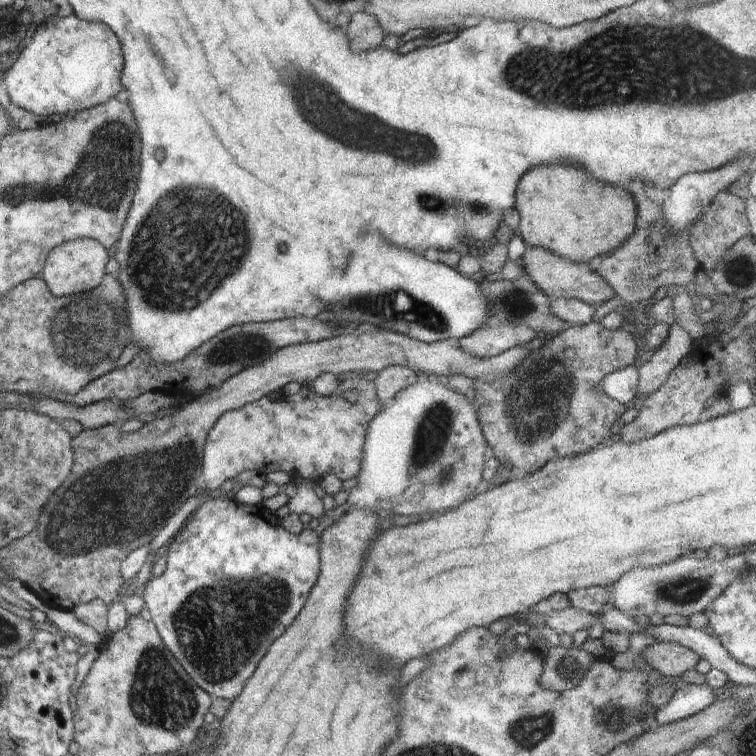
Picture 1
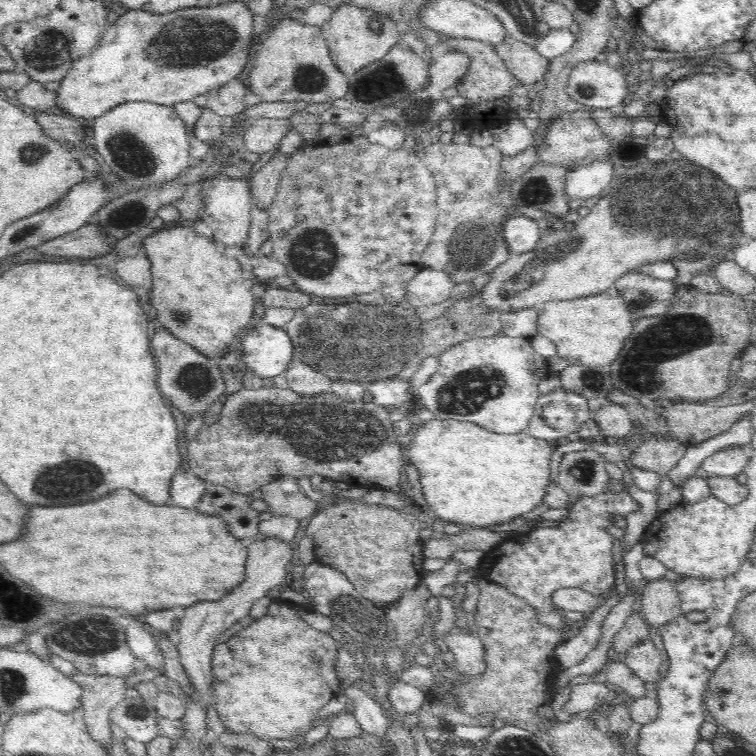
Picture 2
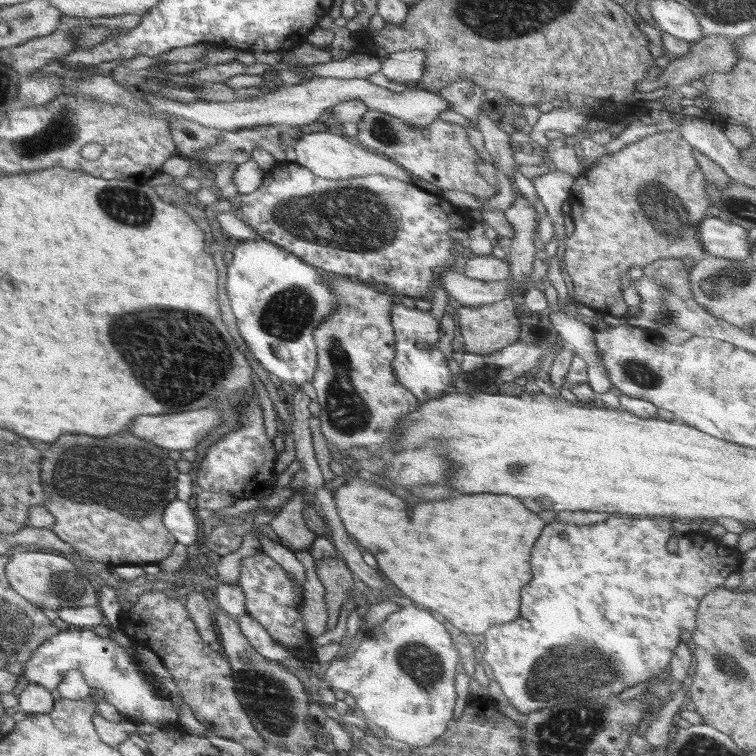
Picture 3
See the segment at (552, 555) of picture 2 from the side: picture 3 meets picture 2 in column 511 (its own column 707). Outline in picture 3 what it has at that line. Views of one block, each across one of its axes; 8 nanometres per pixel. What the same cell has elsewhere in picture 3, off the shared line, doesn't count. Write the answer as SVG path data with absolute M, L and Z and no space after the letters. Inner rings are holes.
M617 514L612 515L610 519L604 520L604 522L596 524L576 525L574 523L554 521L548 523L542 529L540 540L536 540L536 548L532 550L532 574L534 574L534 578L530 580L530 588L528 588L528 584L522 588L520 616L516 620L512 620L512 622L492 625L490 630L482 635L481 639L486 644L486 651L479 653L480 661L484 660L492 668L494 679L500 684L500 688L508 698L510 705L514 706L520 714L529 714L544 708L550 708L550 706L556 706L560 702L580 702L580 700L588 700L593 696L620 694L626 688L640 682L653 683L657 680L657 676L666 670L676 645L681 641L680 632L689 630L692 633L696 628L696 613L702 597L716 587L724 587L726 577L730 574L739 573L744 560L743 554L736 548L728 547L721 540L700 532L690 532L685 535L678 534L678 549L674 554L672 552L668 554L666 546L668 546L671 535L676 536L676 532L672 530L670 518Z

